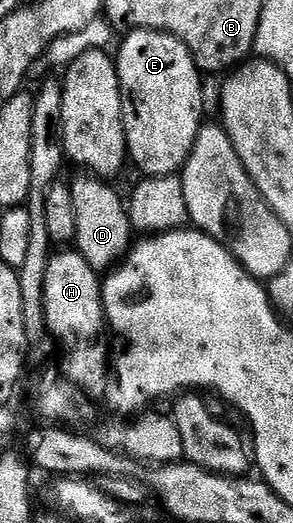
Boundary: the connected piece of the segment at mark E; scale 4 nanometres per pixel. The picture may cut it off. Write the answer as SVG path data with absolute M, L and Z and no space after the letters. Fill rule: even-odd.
M130 31L123 36L124 39L120 43L120 52L115 52L114 58L116 68L118 69L118 81L120 82L120 92L122 93L122 113L124 114L124 132L126 133L126 141L128 142L128 159L136 162L136 167L145 176L175 176L177 173L183 172L184 163L190 157L190 153L194 149L194 141L198 137L200 128L205 122L204 116L204 87L200 84L202 72L196 66L194 57L190 53L190 49L182 41L178 41L178 37L174 37L165 31Z

